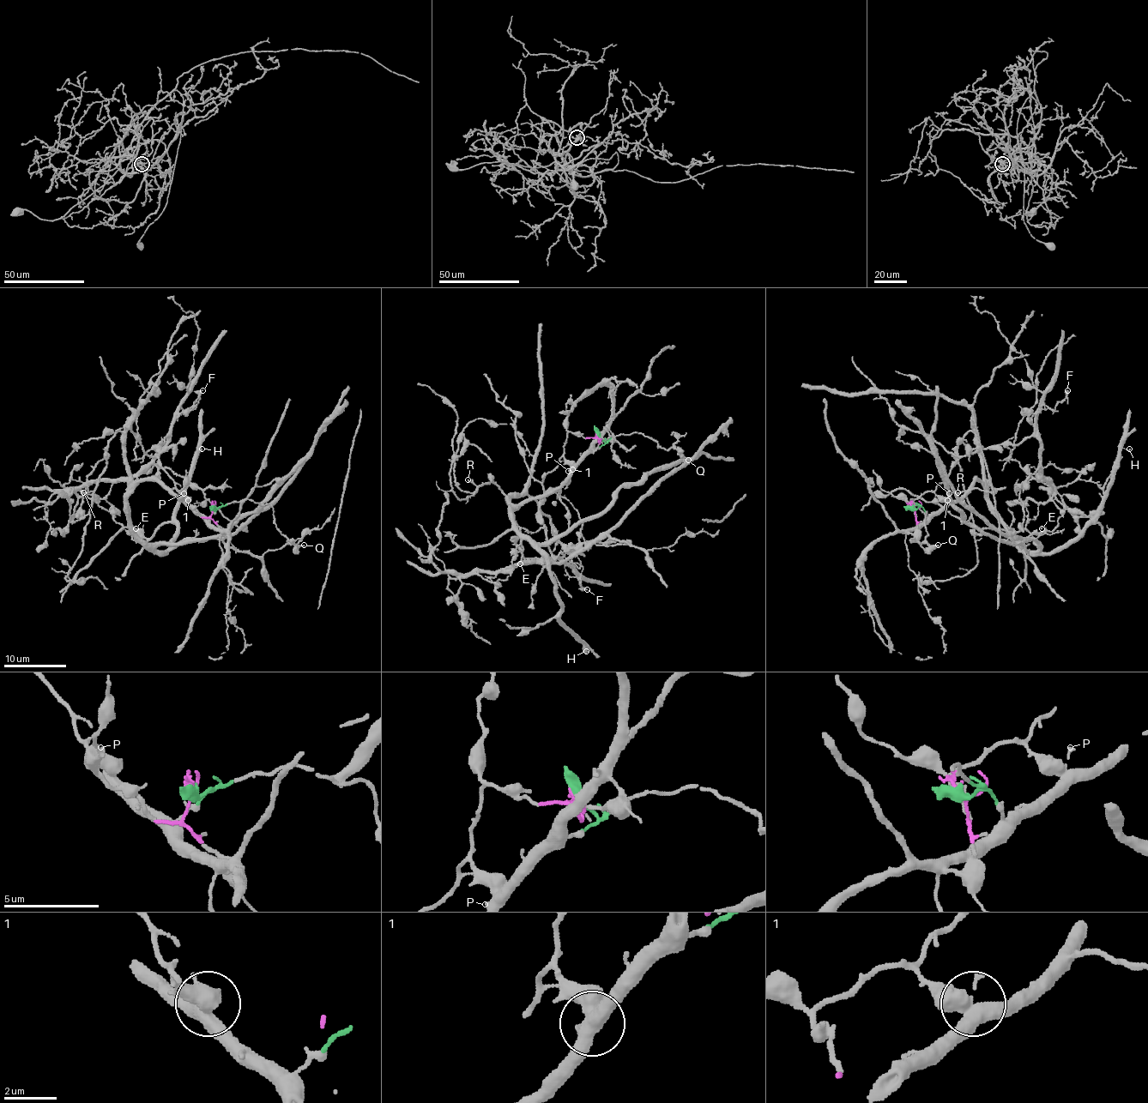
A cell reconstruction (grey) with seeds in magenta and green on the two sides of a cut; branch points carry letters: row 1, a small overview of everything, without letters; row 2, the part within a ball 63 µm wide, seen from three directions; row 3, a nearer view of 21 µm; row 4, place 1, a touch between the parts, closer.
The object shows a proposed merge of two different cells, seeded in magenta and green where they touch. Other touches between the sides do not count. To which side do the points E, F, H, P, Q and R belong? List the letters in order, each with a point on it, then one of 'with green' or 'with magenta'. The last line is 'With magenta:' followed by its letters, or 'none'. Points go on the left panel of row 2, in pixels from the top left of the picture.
E: place (135, 528); with green
F: place (202, 390); with magenta
H: place (202, 449); with green
P: place (184, 493); with green
Q: place (304, 545); with green
R: place (83, 492); with green
With magenta: F

